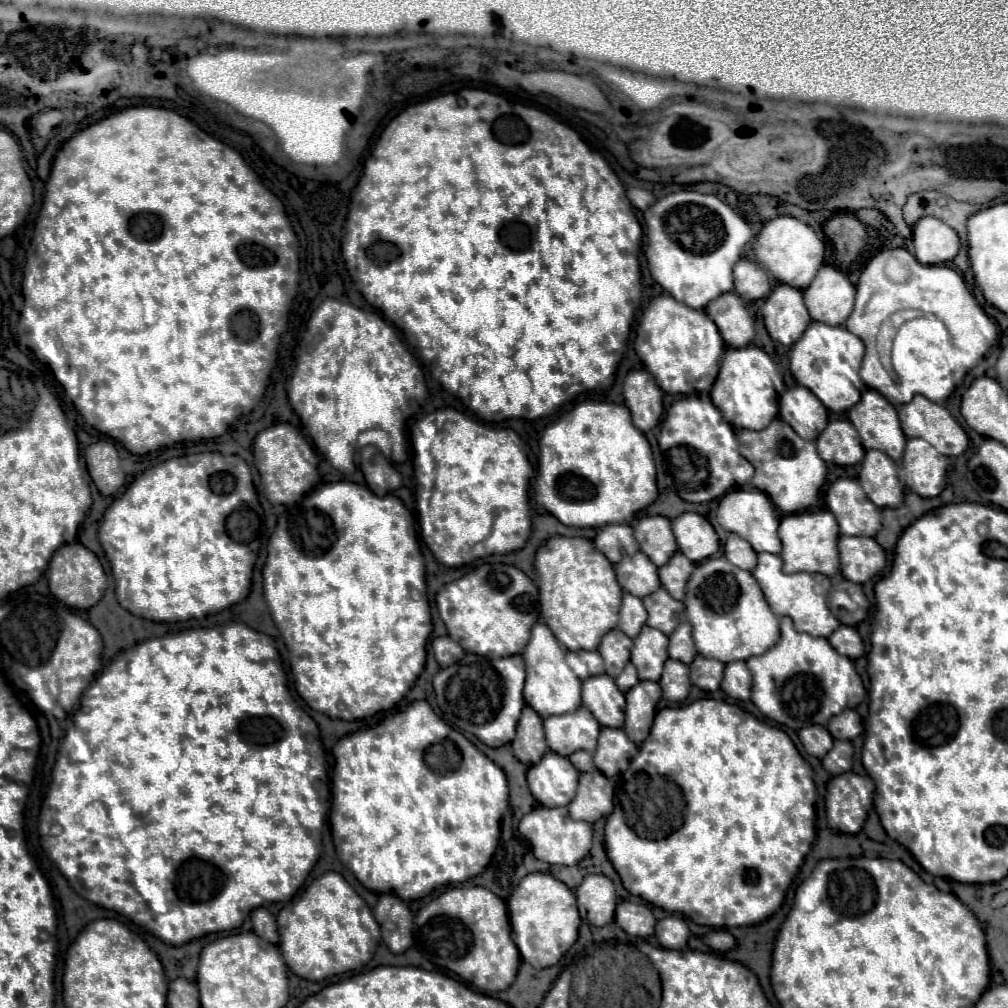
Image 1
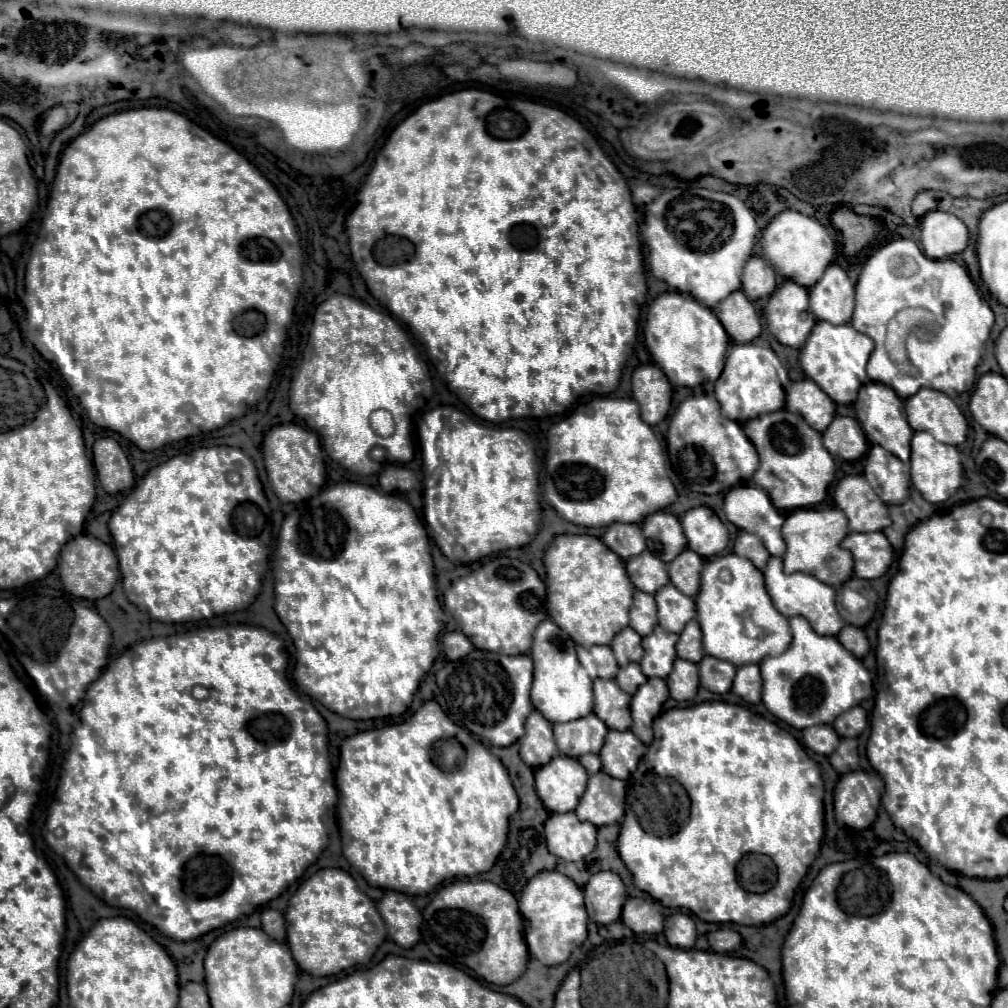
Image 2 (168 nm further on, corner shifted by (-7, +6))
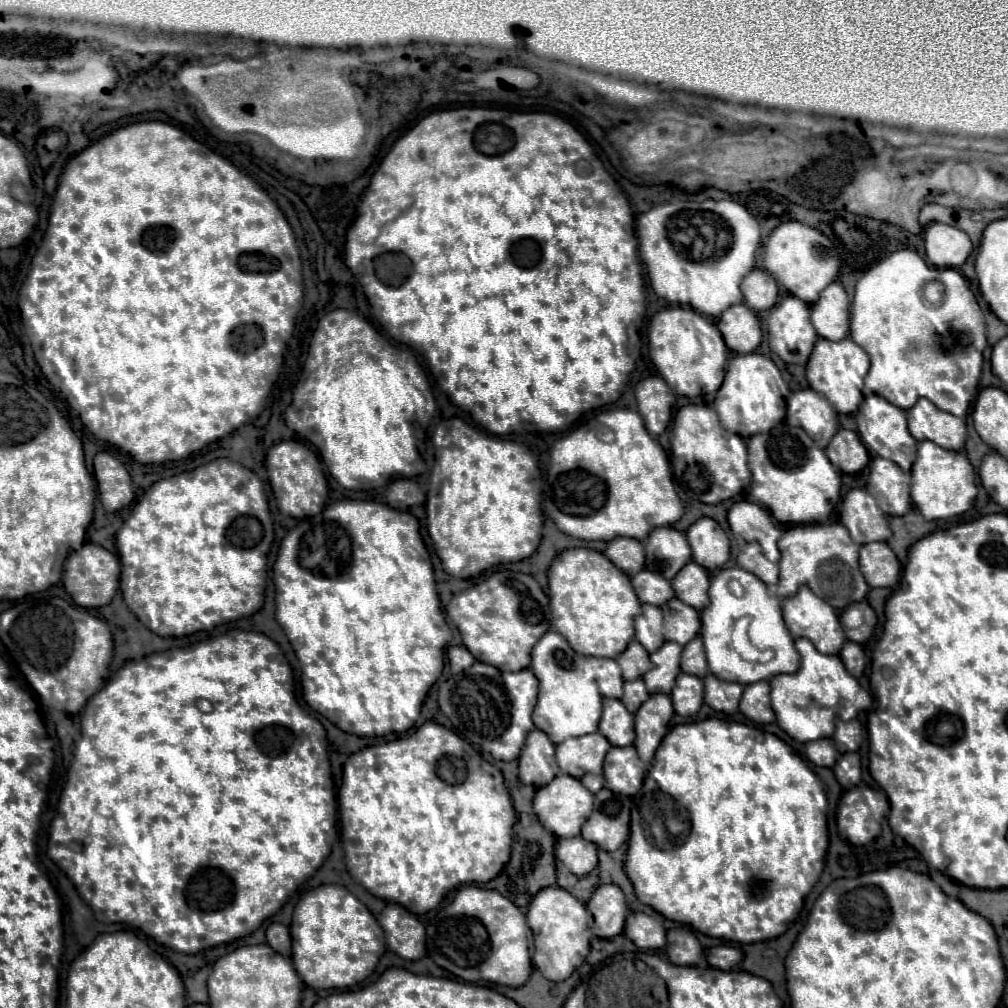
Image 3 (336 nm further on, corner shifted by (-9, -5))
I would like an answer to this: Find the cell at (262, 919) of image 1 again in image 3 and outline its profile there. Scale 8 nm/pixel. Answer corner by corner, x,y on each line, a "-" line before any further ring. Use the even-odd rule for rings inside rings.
278,922
270,924
270,926
266,928
266,942
268,942
274,950
278,950
278,954
282,954
282,956
290,956
290,954
292,954
290,930
288,930
288,926
284,926
284,924
278,924

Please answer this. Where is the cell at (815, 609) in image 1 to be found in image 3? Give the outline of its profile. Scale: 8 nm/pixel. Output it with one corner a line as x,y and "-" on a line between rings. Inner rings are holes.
802,586
802,590
798,590
794,598
782,598
782,614
794,638
808,638
822,654
838,654
842,650
842,644
846,642
846,634
842,624
838,622
836,610
830,604
822,602
816,594
810,594
806,586

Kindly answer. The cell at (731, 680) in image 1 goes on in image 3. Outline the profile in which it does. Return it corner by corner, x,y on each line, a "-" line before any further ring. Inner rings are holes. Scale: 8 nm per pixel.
766,680
744,688
740,712
756,724
774,722
774,710
770,710
770,684

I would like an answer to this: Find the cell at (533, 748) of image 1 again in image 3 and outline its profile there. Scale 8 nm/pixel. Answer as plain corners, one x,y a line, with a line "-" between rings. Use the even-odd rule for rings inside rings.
532,730
526,738
526,746
518,758
520,772
518,778
522,784
530,786
546,786
560,770
554,758
554,744
542,730

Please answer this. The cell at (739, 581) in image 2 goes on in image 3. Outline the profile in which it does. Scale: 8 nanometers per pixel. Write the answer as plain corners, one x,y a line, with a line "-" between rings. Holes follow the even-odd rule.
738,566
720,570
711,577
708,590
710,604
700,614
700,636
704,640
710,672
716,678
748,686
760,680
770,680
774,674
794,674
794,670
798,670
800,658
794,650
794,639
783,621
781,600
774,594
770,598
768,594
768,586
762,580

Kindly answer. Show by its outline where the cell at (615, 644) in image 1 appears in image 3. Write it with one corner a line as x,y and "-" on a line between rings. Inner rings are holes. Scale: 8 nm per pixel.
632,640
626,648
626,652
622,652
616,662
622,668
622,676
624,680
634,680
634,678
642,678
646,674
646,670
650,670
650,658
648,652
642,648
640,642

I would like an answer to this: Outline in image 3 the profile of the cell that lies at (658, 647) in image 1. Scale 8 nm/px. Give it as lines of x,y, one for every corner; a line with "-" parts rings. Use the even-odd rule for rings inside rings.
666,642
660,650
650,654
652,668
642,678
650,694
670,694
674,680
680,674
680,654
682,646
676,642

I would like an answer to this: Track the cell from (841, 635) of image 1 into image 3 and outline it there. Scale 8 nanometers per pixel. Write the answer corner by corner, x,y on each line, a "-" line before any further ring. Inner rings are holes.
846,642
842,652
840,652
840,660
844,662
846,670
854,676
854,678
860,678
862,672
864,672
864,664
866,664
866,656
864,656
864,650
860,648
860,644
856,642

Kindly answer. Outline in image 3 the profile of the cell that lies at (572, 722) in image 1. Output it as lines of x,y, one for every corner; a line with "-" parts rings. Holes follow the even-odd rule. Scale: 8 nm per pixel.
598,732
568,738
558,744
558,766
564,774
574,778
582,778
588,772
602,774
602,762
608,750
610,742

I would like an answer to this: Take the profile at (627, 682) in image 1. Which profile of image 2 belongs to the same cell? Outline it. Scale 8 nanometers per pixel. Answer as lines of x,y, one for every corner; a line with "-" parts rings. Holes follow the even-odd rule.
630,663
628,667
620,667
620,671
616,675
616,683
620,683
620,689
634,695
636,689
646,683
646,675
642,673
638,663

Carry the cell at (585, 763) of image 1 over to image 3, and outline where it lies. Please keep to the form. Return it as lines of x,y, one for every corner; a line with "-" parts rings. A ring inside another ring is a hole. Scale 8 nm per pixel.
586,774
586,776
582,778
582,784
584,784
592,794
596,794
598,790
604,788
604,778
598,776
598,774

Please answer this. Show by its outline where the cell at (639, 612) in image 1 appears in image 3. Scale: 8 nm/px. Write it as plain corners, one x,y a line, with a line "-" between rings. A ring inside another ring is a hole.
642,604
642,614
636,616
634,626
636,626
636,640
638,640
648,652
658,650
658,648
666,642
666,638
664,638
664,634
662,634
664,618
662,618
662,610
660,610
658,606

